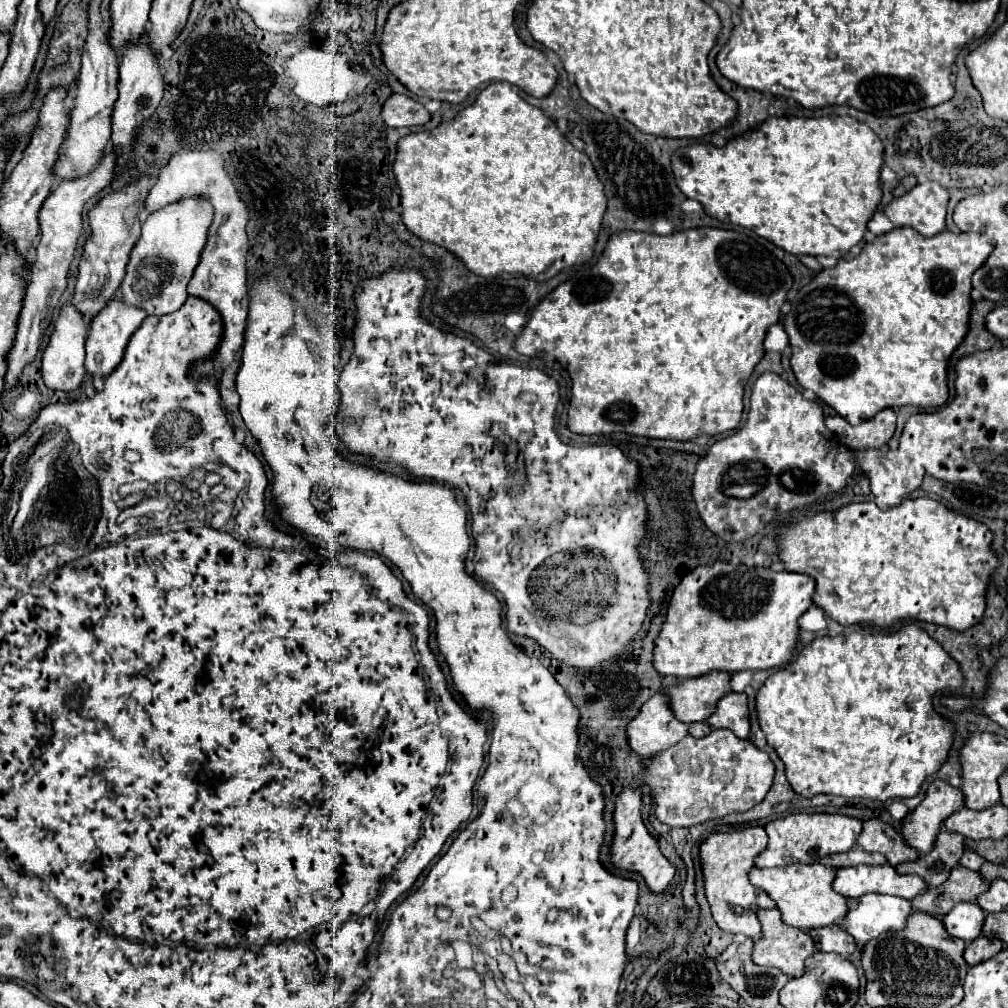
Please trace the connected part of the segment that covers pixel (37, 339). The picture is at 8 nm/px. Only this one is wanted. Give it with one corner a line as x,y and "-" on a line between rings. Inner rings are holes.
108,151
102,161
98,163
98,167
84,175
78,177
74,181
64,181
60,183
42,203
42,209
38,211
38,221
40,221
40,243
36,245
36,261
32,265
30,271
30,283
26,287
24,293
24,301
22,301
22,311
18,317
18,331
16,331
16,339
6,355
6,391
12,391
20,385
20,375
24,371
26,365
30,365
36,359
36,353
40,349
40,343
44,339
44,331
50,327
52,323
52,315
54,309
58,307
60,295
66,291
68,287
68,271
70,271
70,263
74,259
76,247
78,247
78,239
82,235
84,223
82,223
82,209
84,203
88,199
92,199
96,193
100,193
112,179
112,169
116,165
116,157

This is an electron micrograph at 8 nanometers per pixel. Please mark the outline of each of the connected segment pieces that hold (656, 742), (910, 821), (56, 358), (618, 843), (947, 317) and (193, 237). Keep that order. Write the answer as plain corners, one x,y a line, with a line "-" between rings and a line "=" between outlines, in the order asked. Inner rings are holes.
666,693
648,699
636,719
628,723
628,743
642,757
652,757
684,737
688,737
688,725
672,715
=
932,781
924,801
902,821
904,839
920,853
932,851
944,821
964,807
964,795
948,781
=
72,305
62,307
60,317
54,323
54,333
50,337
50,343
42,355
42,377
44,377
44,383
48,389
72,393
72,391
82,387
84,373
86,373
86,369
84,369
84,343
86,343
88,329
90,329
90,325
86,325
84,317
=
624,789
618,799
616,799
616,811
614,811
614,823
616,823
616,835
612,843
612,863
620,869
630,869
636,871
644,877
646,885
652,891
664,891
670,879
674,877
674,867
672,863
662,855
658,841
648,833
642,815
642,789
=
904,227
904,229
894,229
888,235
880,235
872,243
866,243
862,253
858,257
854,257
852,261
840,259
836,267
822,269
810,283
806,283
798,291
796,299
792,301
790,313
786,313
782,319
784,329
790,337
790,347
792,347
790,363
792,363
794,375
800,381
800,385
804,389
812,389
820,399
824,399
824,403
828,403
832,409
836,409
838,415
842,415
852,425
864,423
864,419
870,419
872,415
876,415
888,407
896,409
896,407
904,407
904,405
914,405
914,407
922,407
922,409
938,409
938,407
946,405
948,395
950,395
950,391
948,391
948,361
950,361
954,349
958,349
958,345
964,341
964,337
970,331
972,275
976,269
980,269
984,265
984,259
988,259
990,253
992,253
992,241
986,235
976,235
976,233
954,235
950,231
942,231
940,235
934,235
934,237
922,237
918,231
=
198,197
166,205
164,209
148,215
142,223
142,235
130,253
126,277
120,285
122,301
144,309
148,315
178,311
188,299
186,285
198,265
200,251
206,245
210,223
212,207

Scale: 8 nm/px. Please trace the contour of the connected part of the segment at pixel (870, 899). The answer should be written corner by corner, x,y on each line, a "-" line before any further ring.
868,893
856,901
842,921
842,927
862,945
888,931
900,931
912,915
908,899

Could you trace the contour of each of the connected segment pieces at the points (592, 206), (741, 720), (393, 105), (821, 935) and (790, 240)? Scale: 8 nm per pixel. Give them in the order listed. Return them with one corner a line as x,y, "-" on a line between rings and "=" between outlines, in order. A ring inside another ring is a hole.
490,83
484,91
480,91
478,99
462,109
452,121
444,121
438,127
430,129
430,131
422,131
422,133
410,133
406,137
402,137
398,141
398,157
394,163
394,175
398,179
398,187
402,189
402,221
404,225
418,235
422,241
428,243
436,243
440,247
450,249
456,257
460,257
464,261
464,265
474,271
476,275
482,277
496,277
500,273
520,273
520,275
540,275
546,273
550,267
574,267
574,265
582,265
586,261
592,259
594,255
594,247
598,241
598,233
602,227
602,217
606,211
606,195
604,195
604,187
596,175
596,169
592,167
592,161
588,159
588,155
584,155
584,151
578,151
556,127
556,123
552,119
548,119
542,109
532,107
530,103
526,103
514,85
510,83
=
728,693
718,701
716,713
708,719
714,729
730,729
740,739
746,739
750,733
750,713
748,713
748,695
746,693
=
394,93
382,107
382,119
388,127
412,127
426,125
430,121
430,113
412,97
=
838,925
812,929
808,933
814,937
820,951
834,951
844,957
850,957
854,953
858,953
858,955
862,953
862,947
858,947
856,941
852,941
852,937
846,931
840,931
=
848,115
820,119
776,119
770,117
746,135
728,141
724,147
692,145
672,155
672,169
680,191
702,203
710,217
752,229
792,255
844,257
854,245
864,241
868,221
880,201
880,169
884,163
884,143
866,125

